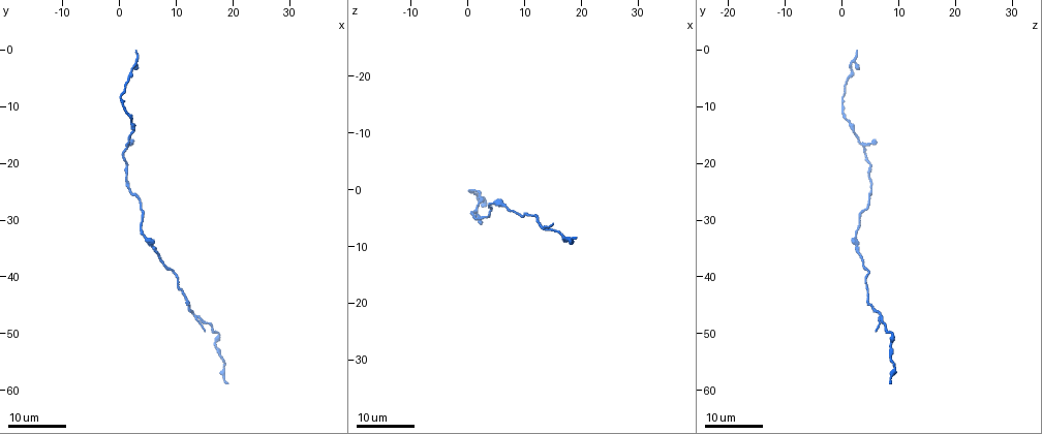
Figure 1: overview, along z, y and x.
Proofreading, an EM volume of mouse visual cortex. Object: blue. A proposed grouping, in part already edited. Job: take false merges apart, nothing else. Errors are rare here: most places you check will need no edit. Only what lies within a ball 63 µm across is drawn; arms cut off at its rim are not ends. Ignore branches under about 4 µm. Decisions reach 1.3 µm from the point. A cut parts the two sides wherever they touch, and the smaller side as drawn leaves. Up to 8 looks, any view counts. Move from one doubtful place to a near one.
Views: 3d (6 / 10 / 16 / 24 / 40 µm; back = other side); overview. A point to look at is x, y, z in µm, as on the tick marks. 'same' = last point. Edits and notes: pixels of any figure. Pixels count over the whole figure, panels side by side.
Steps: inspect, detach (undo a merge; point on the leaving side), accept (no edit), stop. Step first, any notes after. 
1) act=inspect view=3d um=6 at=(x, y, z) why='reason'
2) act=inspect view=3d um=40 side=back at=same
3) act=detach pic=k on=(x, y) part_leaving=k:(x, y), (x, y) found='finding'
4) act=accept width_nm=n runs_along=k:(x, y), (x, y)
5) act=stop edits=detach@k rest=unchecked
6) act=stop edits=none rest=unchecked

act=inspect view=3d um=24 at=(1.5, 20.0, 5.0)

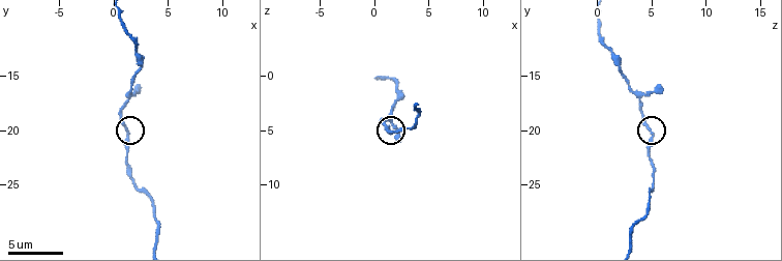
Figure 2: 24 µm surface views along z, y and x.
act=inspect view=3d um=6 at=(1.2, 20.2, 5.0) why='closer look'

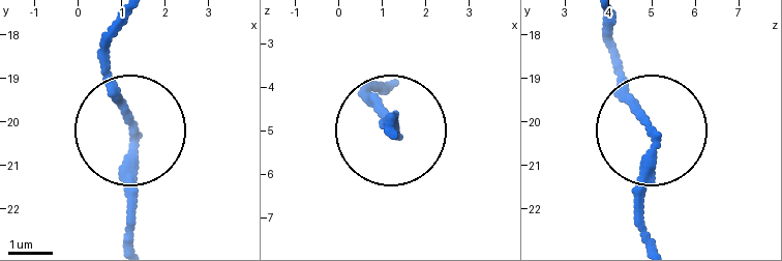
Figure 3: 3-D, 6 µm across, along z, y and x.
act=accept runs_along=3:(397, 134), (364, 89) found='all the same neuron'

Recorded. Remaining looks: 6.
act=inspect view=3d um=10 at=(2.2, 12.6, 1.2) why='sudden change in width'

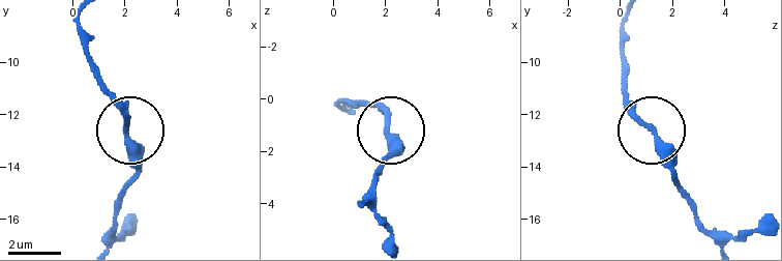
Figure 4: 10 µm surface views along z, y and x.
act=inspect view=3d um=10 side=back at=(2.0, 12.8, 1.3)

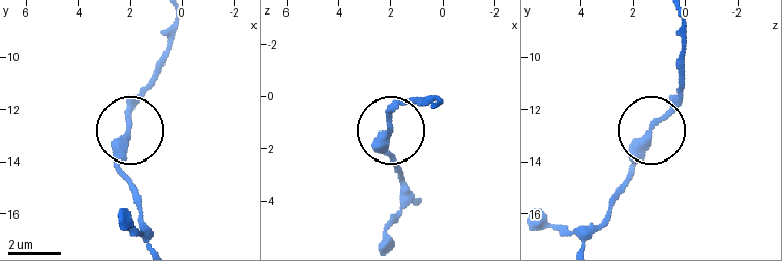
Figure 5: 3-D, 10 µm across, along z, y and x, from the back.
act=accept width_nm=280 runs_along=5:(418, 200), (383, 153), (389, 119), (407, 102) found='all the same neuron'

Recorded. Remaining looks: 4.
act=inspect view=3d um=16 at=(14.0, 47.0, 7.5) why='calibre changes'

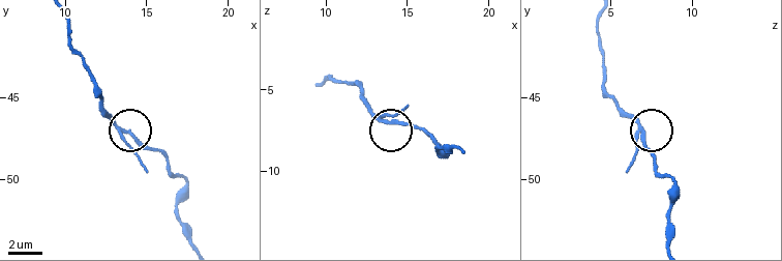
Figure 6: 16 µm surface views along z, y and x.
act=inspect view=3d um=10 at=(13.8, 47.1, 7.1)

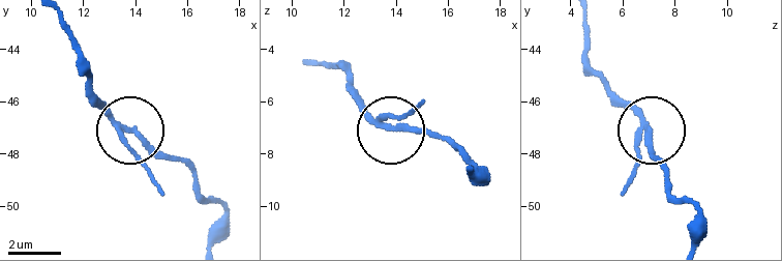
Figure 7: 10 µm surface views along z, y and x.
act=accept width_nm=190 runs_along=7:(59, 20), (97, 100), (194, 178) found='one neuron here'

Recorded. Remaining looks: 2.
act=inspect view=3d um=16 at=(16.5, 52.0, 8.0) why='narrows sharply'

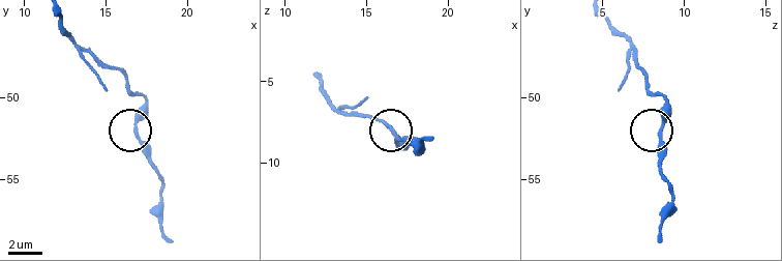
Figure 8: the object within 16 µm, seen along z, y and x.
act=inspect view=3d um=6 at=(17.0, 52.0, 8.6) why='zoom in'

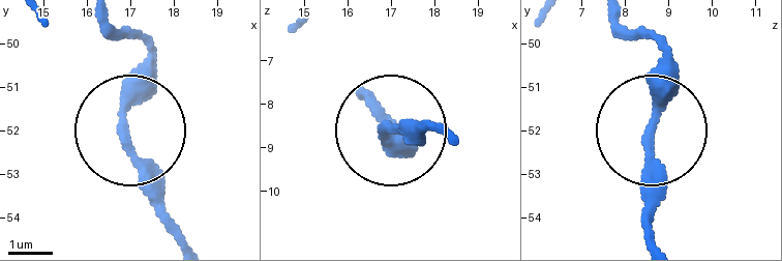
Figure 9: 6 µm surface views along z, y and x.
act=accept found='continuous, no second neuron'

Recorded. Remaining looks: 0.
act=stop edits=none rest=unchecked

